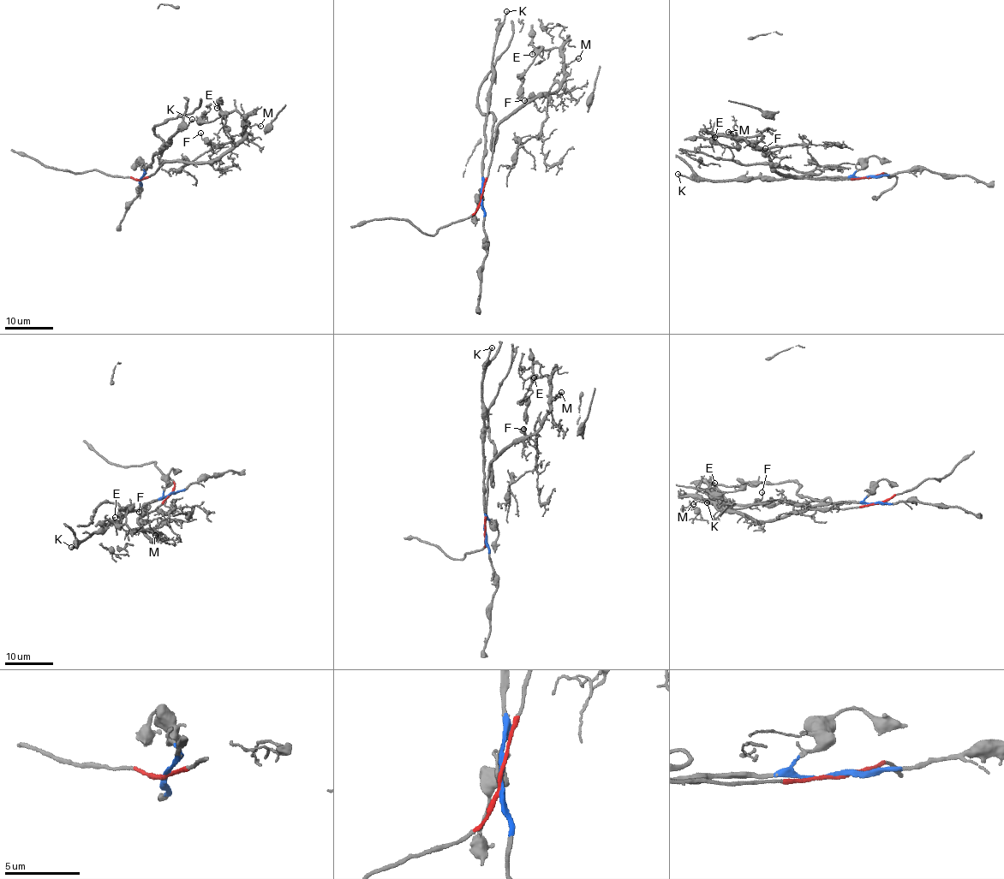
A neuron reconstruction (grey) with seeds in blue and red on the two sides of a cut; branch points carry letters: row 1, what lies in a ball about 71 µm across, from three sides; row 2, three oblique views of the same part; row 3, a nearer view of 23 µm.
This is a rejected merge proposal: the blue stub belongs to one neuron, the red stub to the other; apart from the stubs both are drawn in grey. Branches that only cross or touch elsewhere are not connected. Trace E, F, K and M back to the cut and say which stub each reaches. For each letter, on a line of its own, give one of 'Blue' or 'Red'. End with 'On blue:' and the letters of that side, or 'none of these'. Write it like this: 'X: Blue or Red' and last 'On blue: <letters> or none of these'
E: Red
F: Red
K: Blue
M: Red
On blue: K

